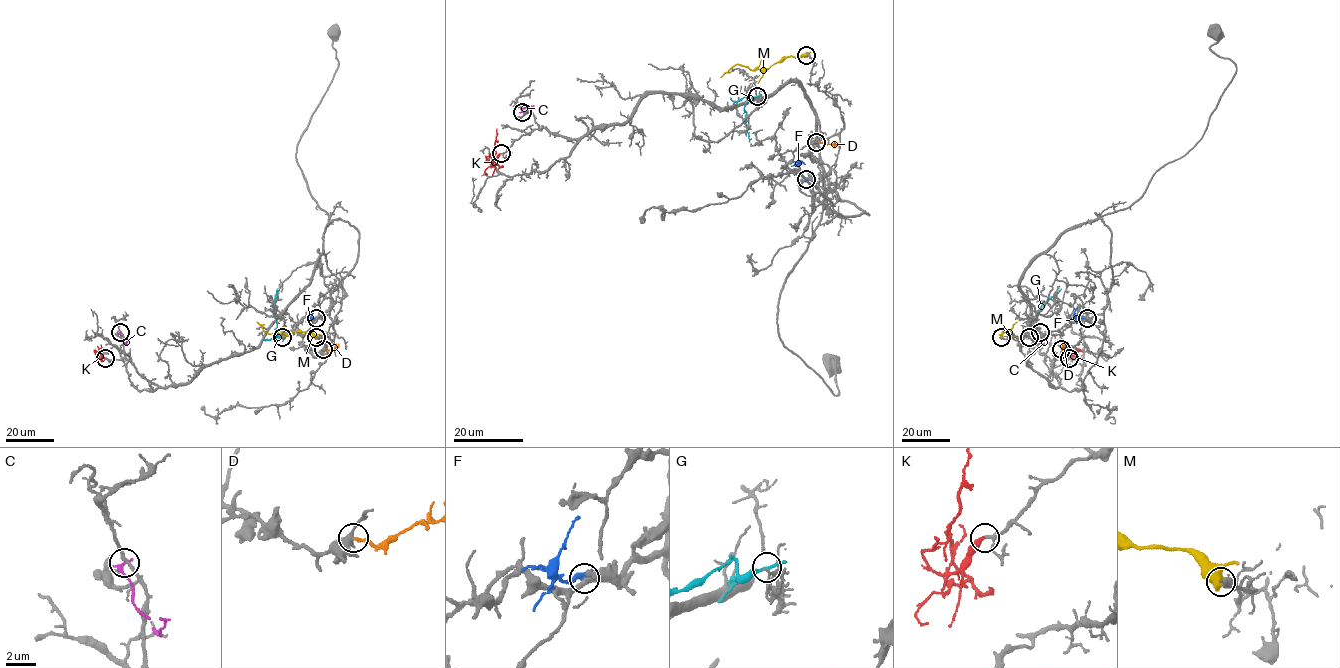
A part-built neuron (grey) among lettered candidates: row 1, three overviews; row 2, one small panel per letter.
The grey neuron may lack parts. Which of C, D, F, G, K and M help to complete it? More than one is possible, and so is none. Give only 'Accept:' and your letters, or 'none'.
Accept: K

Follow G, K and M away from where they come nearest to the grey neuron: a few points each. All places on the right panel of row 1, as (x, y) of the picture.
G: (1030, 337), (1031, 320), (1061, 288)
K: (1069, 358), (1074, 355), (1074, 351), (1071, 350), (1065, 360), (1052, 355)
M: (1001, 337), (1002, 332), (1011, 333), (1007, 333), (1016, 321)

